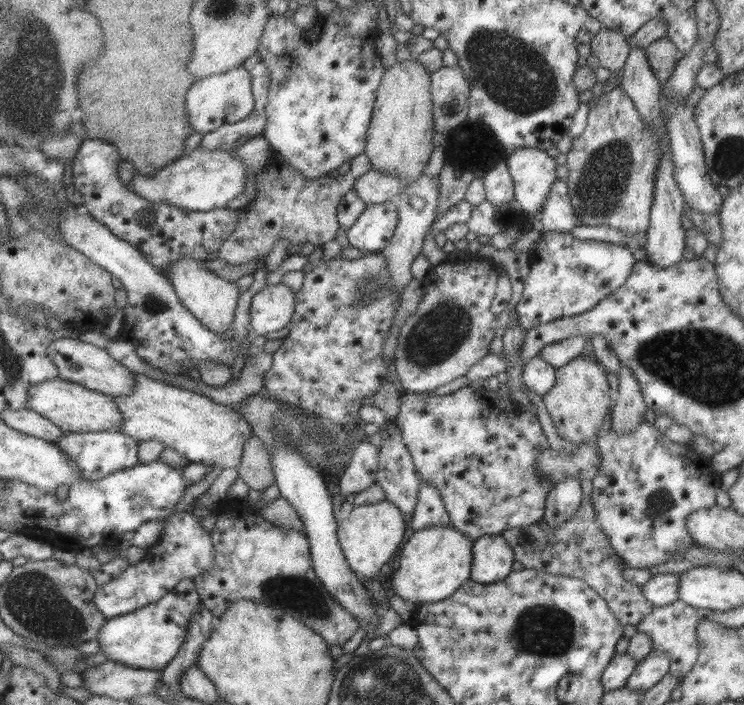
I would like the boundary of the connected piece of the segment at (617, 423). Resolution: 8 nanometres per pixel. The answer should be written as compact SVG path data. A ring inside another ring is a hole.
M621 366L618 375L619 397L613 404L610 414L610 426L608 432L629 432L640 422L644 421L646 406L641 397L639 383L635 381L633 373L627 367Z

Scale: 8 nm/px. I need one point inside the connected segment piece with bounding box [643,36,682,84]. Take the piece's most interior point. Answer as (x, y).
(661, 54)

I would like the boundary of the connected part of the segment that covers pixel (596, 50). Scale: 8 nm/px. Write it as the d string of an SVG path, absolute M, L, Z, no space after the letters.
M601 27L588 42L601 67L614 75L624 65L630 46L620 32Z

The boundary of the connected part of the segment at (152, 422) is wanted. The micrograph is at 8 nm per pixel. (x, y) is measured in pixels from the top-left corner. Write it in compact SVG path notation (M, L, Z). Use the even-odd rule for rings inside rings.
M131 372L135 379L135 386L125 396L113 397L116 409L120 412L120 423L117 430L130 436L137 444L144 440L156 440L163 446L175 450L188 462L208 466L219 466L221 470L226 468L237 468L239 466L243 443L251 437L253 432L250 424L232 406L212 402L209 398L169 386L157 380L147 378L146 374Z

